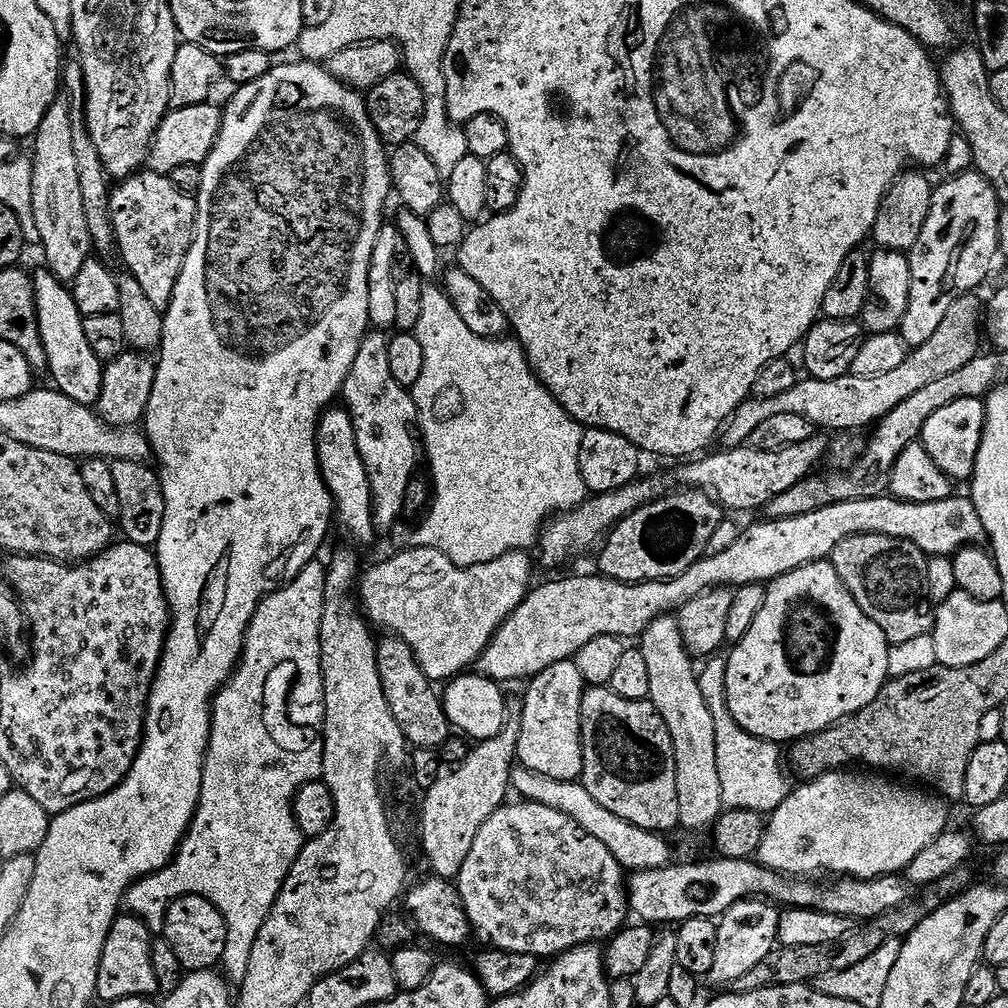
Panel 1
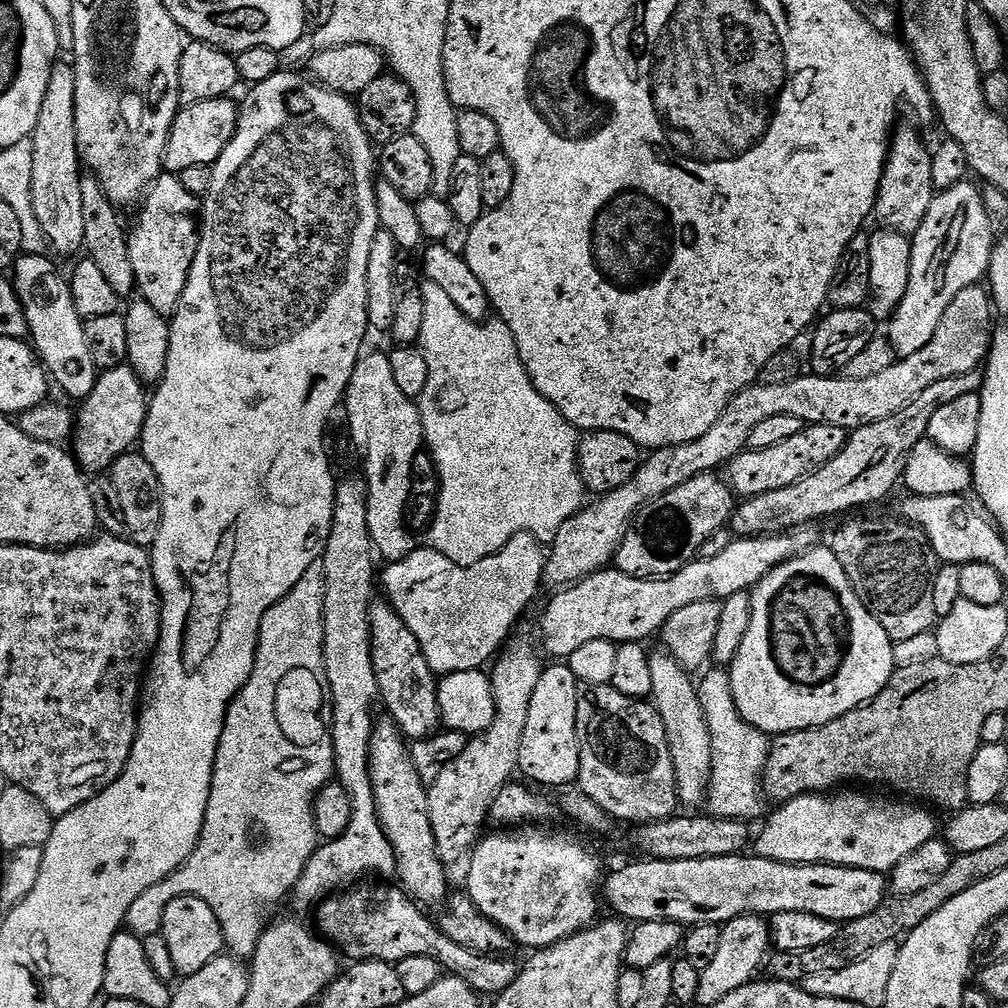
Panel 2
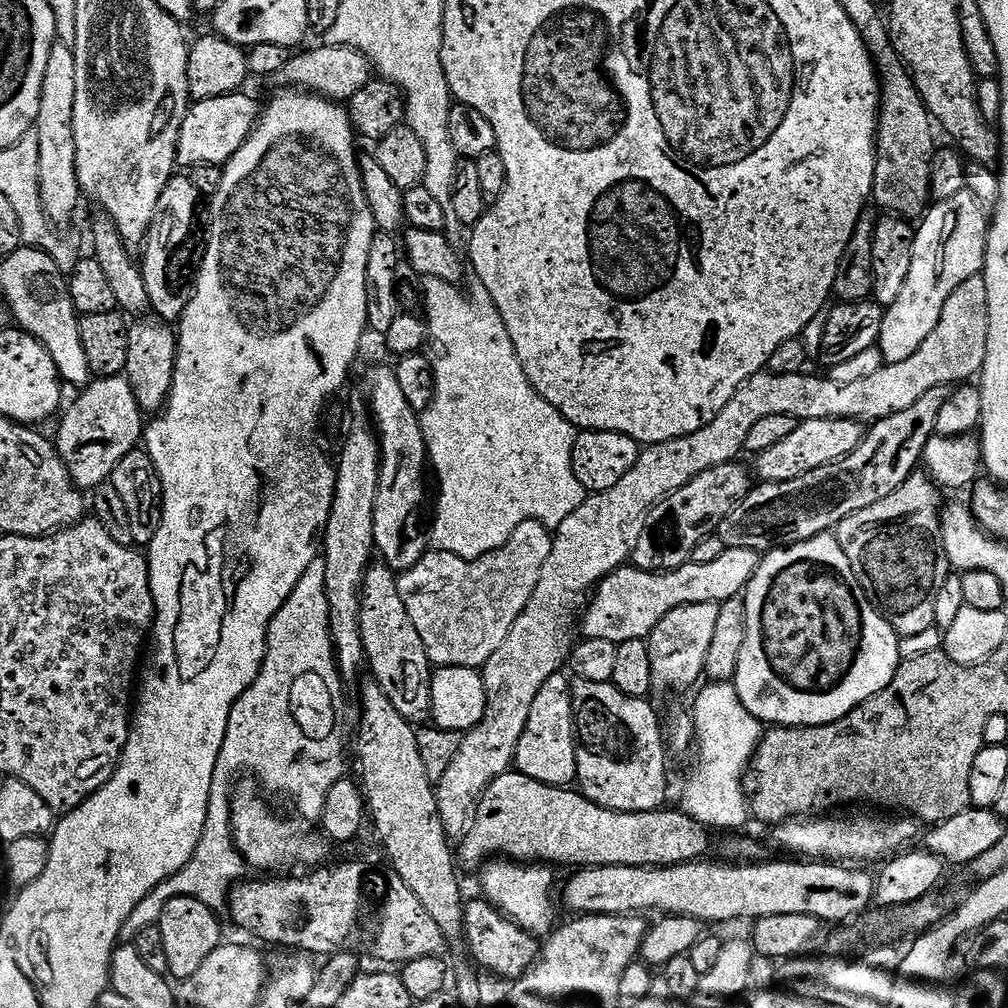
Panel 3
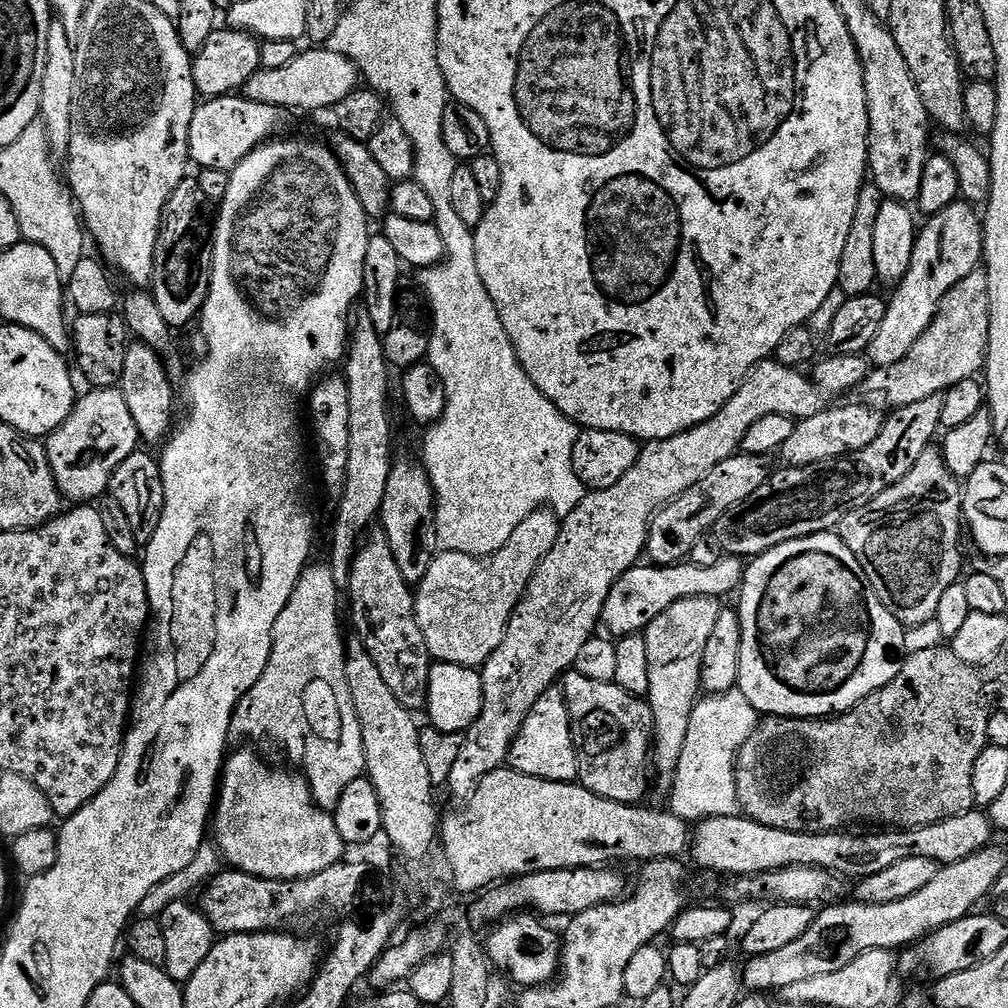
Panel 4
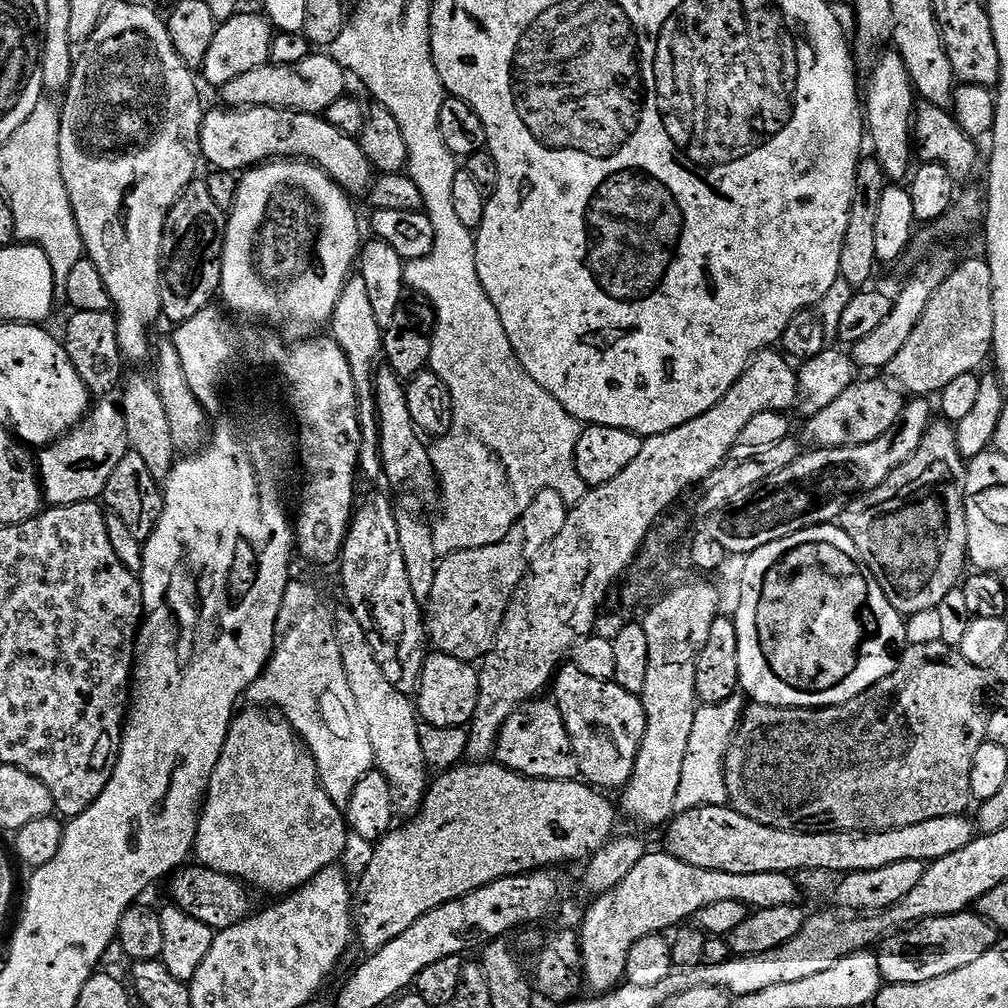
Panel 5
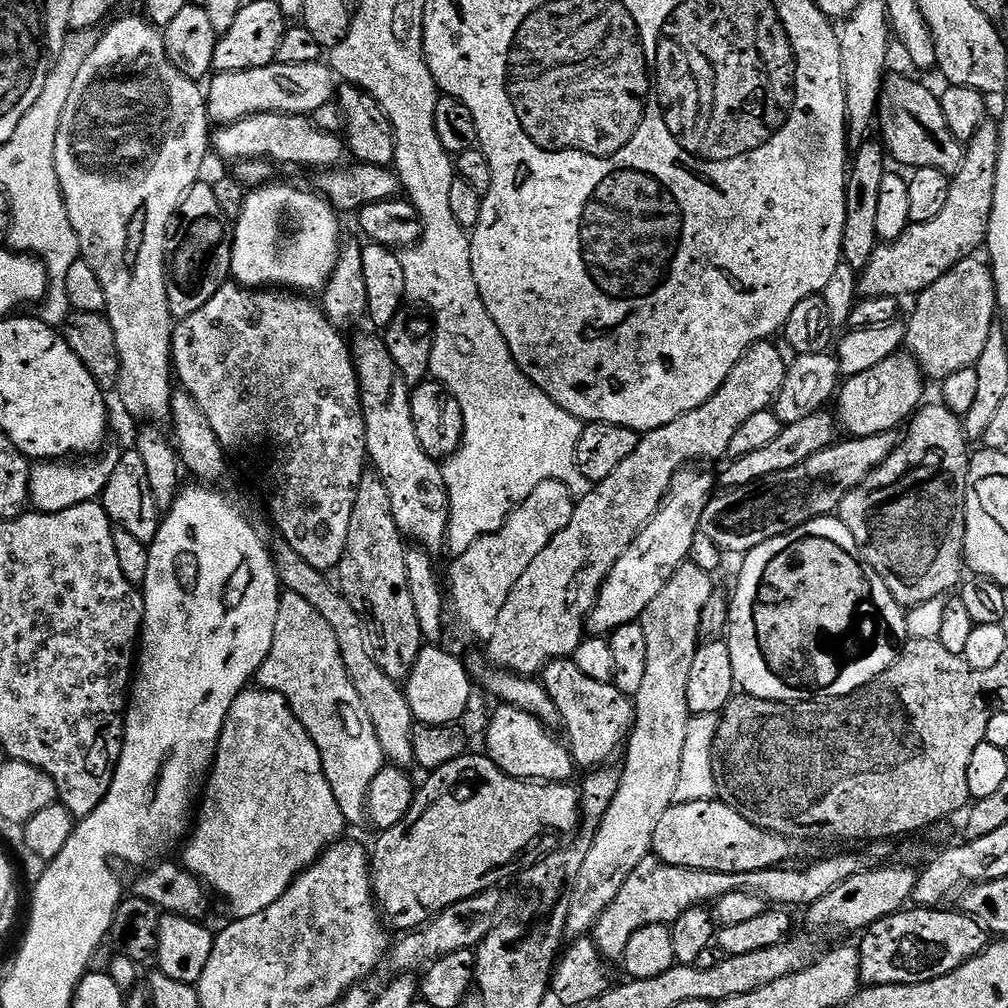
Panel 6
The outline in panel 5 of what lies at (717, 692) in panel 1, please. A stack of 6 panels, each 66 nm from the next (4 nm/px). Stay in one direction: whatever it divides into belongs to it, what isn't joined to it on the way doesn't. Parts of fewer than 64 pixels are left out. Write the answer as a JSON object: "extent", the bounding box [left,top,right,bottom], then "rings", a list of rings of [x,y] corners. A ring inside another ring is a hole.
{"extent":[674,694,745,813],"rings":[[[740,694],[731,696],[721,704],[706,704],[697,707],[694,714],[694,726],[690,729],[690,742],[686,742],[686,758],[682,761],[678,794],[674,794],[674,806],[677,813],[706,806],[723,808],[728,804],[724,759],[740,719],[744,717],[745,707],[745,697]]]}

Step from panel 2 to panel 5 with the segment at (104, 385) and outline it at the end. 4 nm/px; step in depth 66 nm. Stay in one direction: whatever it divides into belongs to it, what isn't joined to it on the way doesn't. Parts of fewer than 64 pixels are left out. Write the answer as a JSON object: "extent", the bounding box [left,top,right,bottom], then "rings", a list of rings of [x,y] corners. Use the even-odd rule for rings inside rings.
{"extent":[39,399,130,508],"rings":[[[101,399],[97,403],[100,405],[97,408],[95,405],[71,432],[65,432],[53,444],[39,449],[40,487],[49,505],[61,508],[87,500],[99,501],[106,490],[106,482],[110,482],[110,474],[114,474],[118,462],[130,451],[121,405],[110,401]]]}

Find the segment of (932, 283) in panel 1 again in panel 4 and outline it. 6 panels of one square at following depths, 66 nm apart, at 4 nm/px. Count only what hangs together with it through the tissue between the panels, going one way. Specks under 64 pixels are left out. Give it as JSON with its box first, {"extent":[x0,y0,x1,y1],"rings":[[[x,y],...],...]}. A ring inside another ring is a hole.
{"extent":[866,202,984,368],"rings":[[[967,202],[946,206],[937,216],[919,229],[914,246],[914,258],[906,278],[895,285],[892,298],[887,301],[885,317],[878,326],[873,340],[866,345],[866,355],[872,368],[894,366],[910,354],[914,342],[926,332],[934,320],[942,298],[966,274],[977,271],[984,259],[984,226],[977,209]]]}

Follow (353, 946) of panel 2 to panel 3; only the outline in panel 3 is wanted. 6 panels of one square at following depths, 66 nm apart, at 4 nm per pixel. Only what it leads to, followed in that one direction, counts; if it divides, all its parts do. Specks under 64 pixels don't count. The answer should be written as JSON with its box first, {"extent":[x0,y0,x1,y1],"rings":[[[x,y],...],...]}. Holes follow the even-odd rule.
{"extent":[226,860,449,966],"rings":[[[356,860],[345,864],[336,864],[333,868],[320,866],[309,876],[300,876],[297,880],[251,880],[245,878],[239,884],[233,884],[228,896],[226,912],[244,932],[265,940],[268,944],[286,944],[292,950],[301,950],[306,954],[315,954],[320,948],[329,948],[332,953],[349,947],[352,935],[356,932],[356,923],[360,920],[360,903],[364,900],[364,872]],[[389,871],[388,875],[388,917],[380,924],[376,937],[372,940],[372,952],[381,960],[384,966],[403,966],[414,962],[414,958],[426,958],[427,956],[444,956],[449,951],[448,939],[438,930],[438,922],[418,902],[414,890],[398,878],[398,874]]]}

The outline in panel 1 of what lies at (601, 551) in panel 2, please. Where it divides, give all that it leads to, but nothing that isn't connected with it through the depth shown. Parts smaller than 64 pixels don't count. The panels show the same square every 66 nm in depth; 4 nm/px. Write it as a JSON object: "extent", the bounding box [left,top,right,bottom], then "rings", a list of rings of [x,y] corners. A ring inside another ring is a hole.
{"extent":[722,294,986,447],"rings":[[[969,294],[958,298],[958,302],[954,302],[950,311],[942,317],[942,322],[938,325],[938,334],[933,334],[922,346],[911,349],[906,362],[902,362],[902,366],[897,366],[895,370],[890,370],[890,374],[882,374],[879,378],[862,378],[847,374],[836,381],[800,378],[793,388],[786,390],[786,394],[742,401],[722,429],[723,447],[745,447],[750,434],[758,430],[759,424],[774,418],[774,414],[799,414],[801,418],[806,418],[806,422],[815,424],[817,429],[827,430],[829,433],[848,432],[851,428],[867,429],[886,414],[890,414],[894,406],[906,402],[906,398],[910,398],[918,390],[923,390],[928,383],[957,372],[961,366],[966,366],[966,362],[981,355],[980,332],[982,336],[982,317],[986,308],[985,305],[980,305],[978,297],[979,295]]]}

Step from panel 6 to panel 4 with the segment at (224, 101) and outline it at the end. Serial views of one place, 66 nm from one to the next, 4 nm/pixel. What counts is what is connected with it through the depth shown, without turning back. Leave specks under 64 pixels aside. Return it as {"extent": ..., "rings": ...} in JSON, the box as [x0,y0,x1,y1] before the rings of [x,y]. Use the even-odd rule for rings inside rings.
{"extent":[242,46,361,112],"rings":[[[312,46],[309,49],[309,52],[297,51],[294,62],[278,70],[261,68],[244,83],[242,94],[248,100],[274,106],[277,110],[297,108],[300,112],[320,112],[323,108],[335,109],[336,104],[361,83],[356,63],[342,54],[334,54],[327,46]]]}

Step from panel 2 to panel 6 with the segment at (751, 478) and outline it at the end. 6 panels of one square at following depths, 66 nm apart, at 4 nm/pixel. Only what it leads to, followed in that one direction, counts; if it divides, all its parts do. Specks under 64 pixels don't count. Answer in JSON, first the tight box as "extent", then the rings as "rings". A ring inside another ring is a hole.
{"extent":[838,354,926,438],"rings":[[[910,354],[891,356],[862,374],[847,377],[838,392],[839,427],[843,431],[845,428],[848,431],[845,433],[852,438],[896,432],[899,424],[903,425],[921,407],[925,399],[924,384],[926,385],[926,377],[920,371],[920,364]]]}

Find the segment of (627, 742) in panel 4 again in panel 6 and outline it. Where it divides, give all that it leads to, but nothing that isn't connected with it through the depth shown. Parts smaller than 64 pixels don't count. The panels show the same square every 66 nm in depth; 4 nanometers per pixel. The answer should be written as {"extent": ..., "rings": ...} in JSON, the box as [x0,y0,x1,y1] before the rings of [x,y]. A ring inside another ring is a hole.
{"extent":[542,658,636,769],"rings":[[[572,658],[551,660],[542,673],[542,683],[554,706],[558,706],[563,731],[568,731],[566,743],[577,769],[603,768],[616,751],[619,753],[627,745],[636,719],[636,709],[629,696],[619,692],[615,684],[603,684],[594,678],[586,678]]]}

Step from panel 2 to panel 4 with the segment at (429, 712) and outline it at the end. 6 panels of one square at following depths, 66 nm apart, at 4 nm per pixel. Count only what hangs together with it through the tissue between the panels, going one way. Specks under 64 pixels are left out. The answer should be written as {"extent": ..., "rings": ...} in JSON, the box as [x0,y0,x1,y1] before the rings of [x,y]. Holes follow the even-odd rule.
{"extent":[346,531,428,709],"rings":[[[373,531],[363,541],[352,563],[346,596],[352,599],[355,635],[366,646],[370,658],[374,658],[394,698],[398,698],[398,702],[407,708],[423,709],[428,702],[428,647],[424,644],[422,630],[416,621],[413,589],[402,578],[402,570],[398,570],[398,562],[394,562],[394,550],[390,550],[390,542],[384,531]]]}

